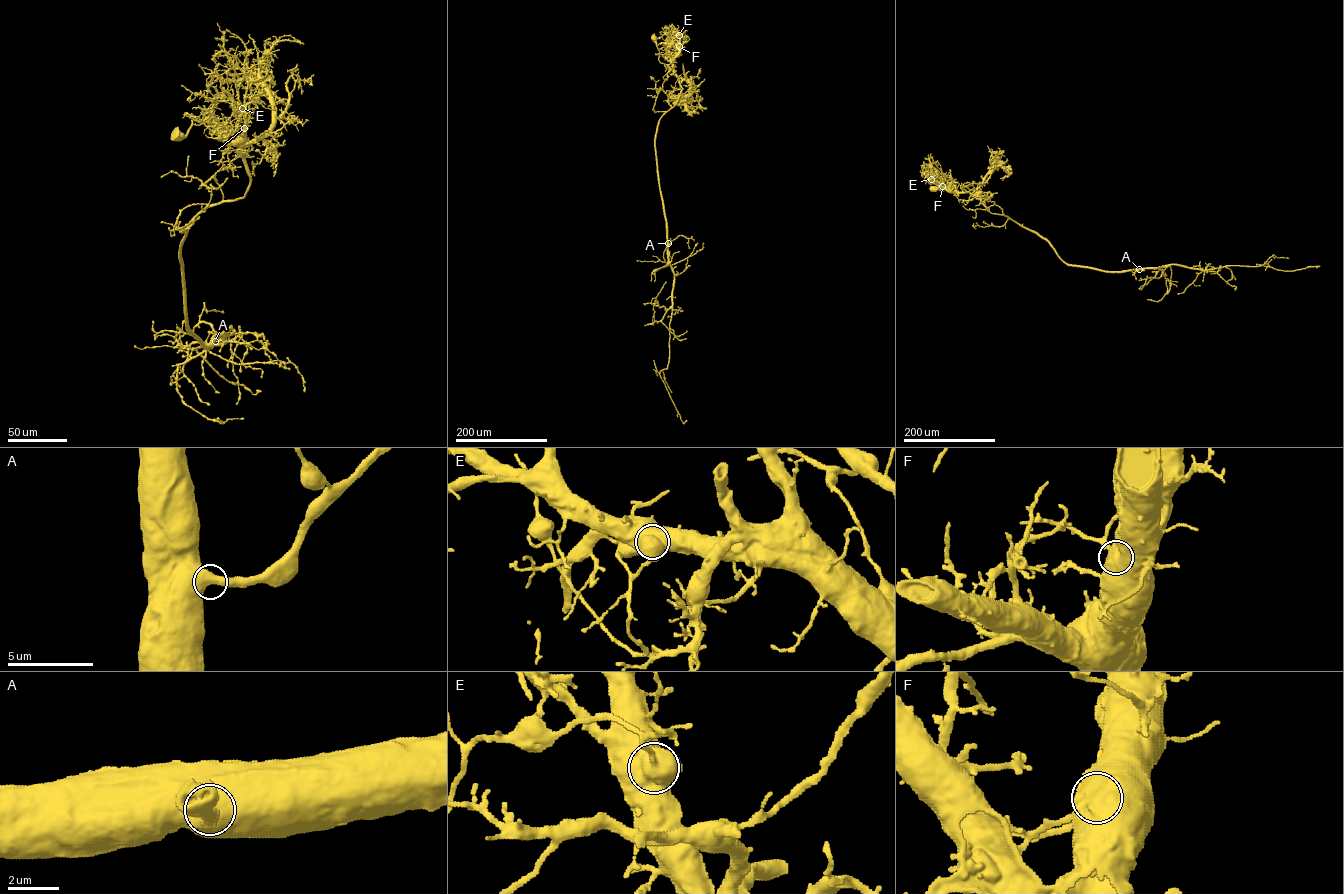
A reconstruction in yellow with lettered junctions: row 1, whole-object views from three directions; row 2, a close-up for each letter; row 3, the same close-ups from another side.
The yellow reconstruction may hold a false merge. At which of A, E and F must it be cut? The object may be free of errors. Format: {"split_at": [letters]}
{"split_at": ["E"]}

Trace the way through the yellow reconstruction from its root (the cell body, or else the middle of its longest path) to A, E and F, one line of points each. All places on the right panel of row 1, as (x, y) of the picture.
A: (934, 189), (957, 182), (991, 212), (1036, 232), (1068, 264), (1108, 271), (1139, 269)
E: (934, 189), (942, 190), (953, 181), (967, 192), (950, 192), (931, 179)
F: (934, 189), (942, 190), (953, 181), (967, 192), (950, 192), (942, 186)

